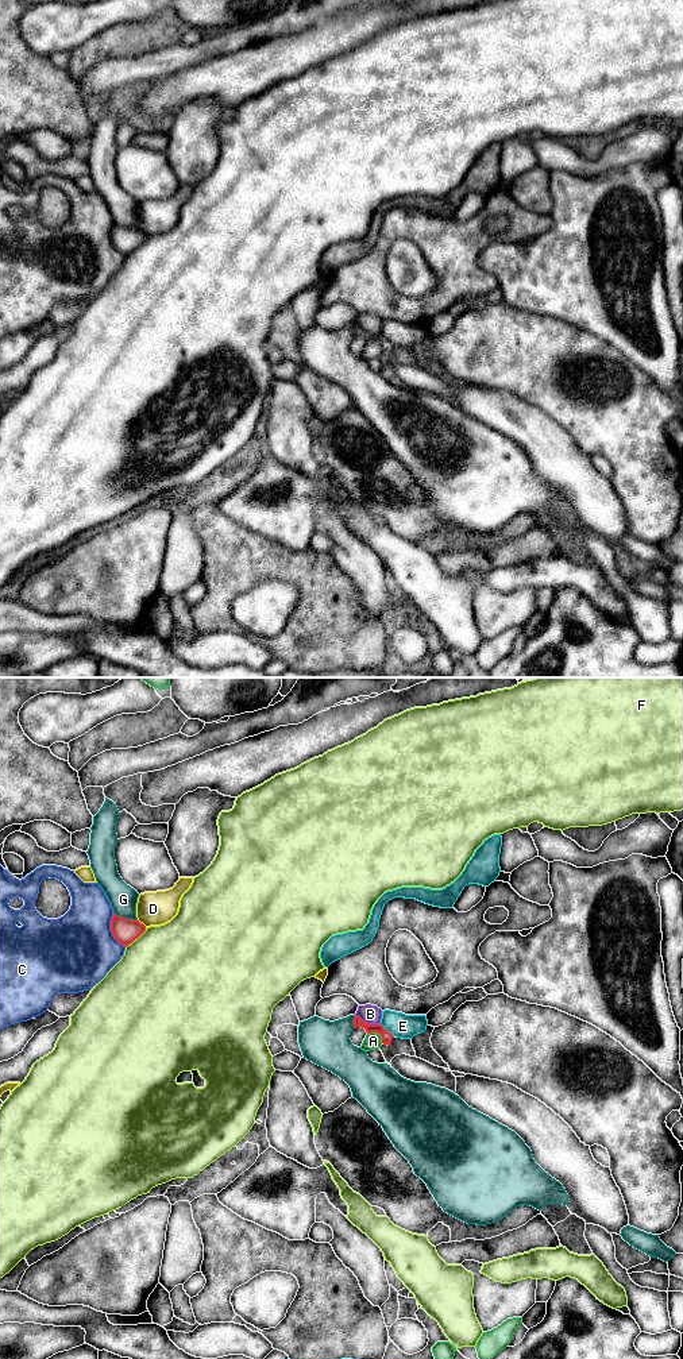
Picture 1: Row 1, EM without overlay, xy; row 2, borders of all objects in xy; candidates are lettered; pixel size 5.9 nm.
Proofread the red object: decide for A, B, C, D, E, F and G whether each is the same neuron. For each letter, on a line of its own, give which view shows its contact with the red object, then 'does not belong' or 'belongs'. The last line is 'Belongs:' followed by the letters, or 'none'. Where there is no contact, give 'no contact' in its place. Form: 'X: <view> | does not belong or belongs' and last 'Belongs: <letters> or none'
A: xy | does not belong
B: xy | does not belong
C: xy | does not belong
D: xy | does not belong
E: xy | does not belong
F: xy | does not belong
G: xy | does not belong
Belongs: none

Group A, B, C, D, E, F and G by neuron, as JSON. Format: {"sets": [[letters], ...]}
{"sets": [["A"], ["B"], ["C"], ["D"], ["E"], ["F"], ["G"]]}

